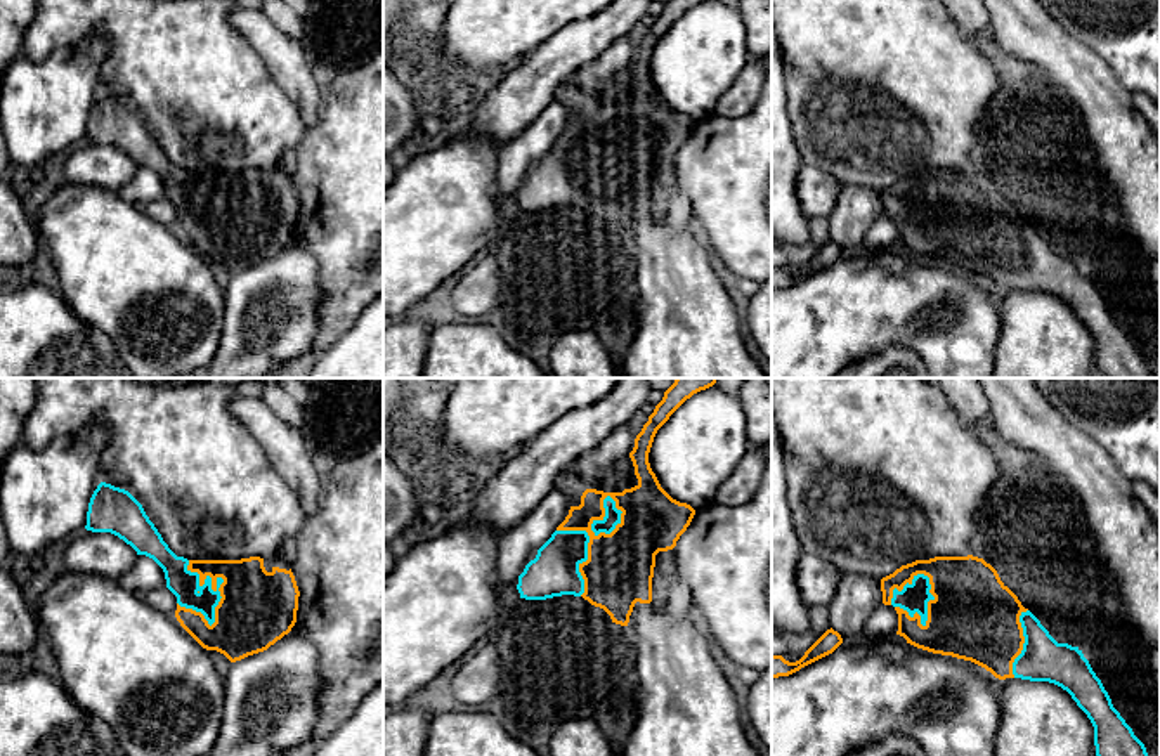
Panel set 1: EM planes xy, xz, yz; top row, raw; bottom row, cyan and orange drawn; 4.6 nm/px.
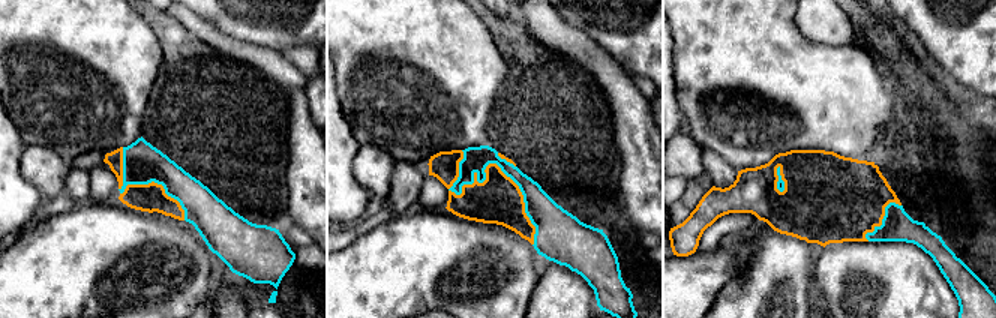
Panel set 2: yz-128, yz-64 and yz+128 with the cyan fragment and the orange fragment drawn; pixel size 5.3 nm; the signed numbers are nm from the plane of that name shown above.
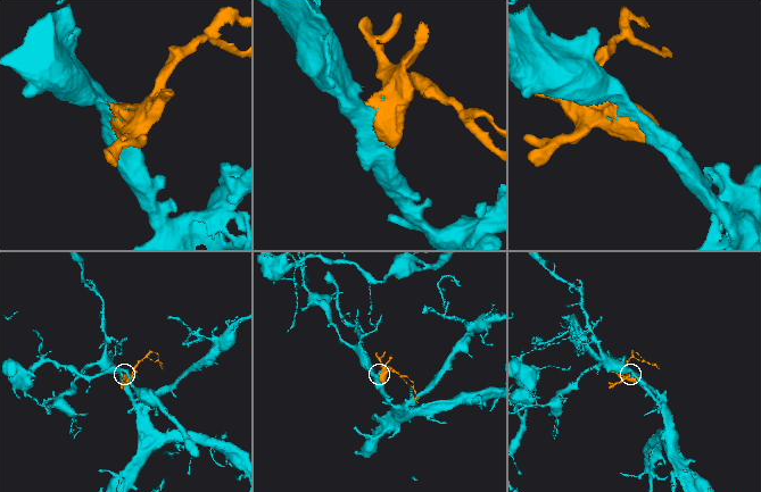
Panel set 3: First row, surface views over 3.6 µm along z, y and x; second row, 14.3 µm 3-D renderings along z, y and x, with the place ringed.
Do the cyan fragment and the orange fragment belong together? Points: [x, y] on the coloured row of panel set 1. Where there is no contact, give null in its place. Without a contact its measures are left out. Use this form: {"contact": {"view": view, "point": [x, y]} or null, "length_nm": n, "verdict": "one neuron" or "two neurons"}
{"contact": {"view": "xy", "point": [210, 585]}, "length_nm": 320, "verdict": "one neuron"}

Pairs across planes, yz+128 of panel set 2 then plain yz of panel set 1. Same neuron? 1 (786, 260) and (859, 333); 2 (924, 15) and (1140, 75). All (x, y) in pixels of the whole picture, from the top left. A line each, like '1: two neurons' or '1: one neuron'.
1: two neurons
2: one neuron

